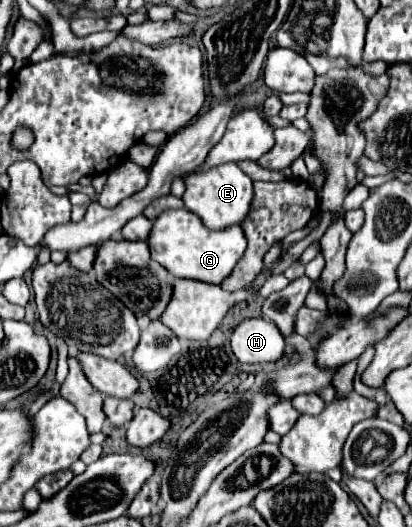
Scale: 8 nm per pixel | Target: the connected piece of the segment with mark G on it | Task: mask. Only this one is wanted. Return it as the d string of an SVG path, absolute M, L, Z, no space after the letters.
M170 209L154 221L148 245L152 259L162 263L174 277L220 285L244 255L246 237L240 225L230 227L230 231L210 231L202 219L188 209Z

